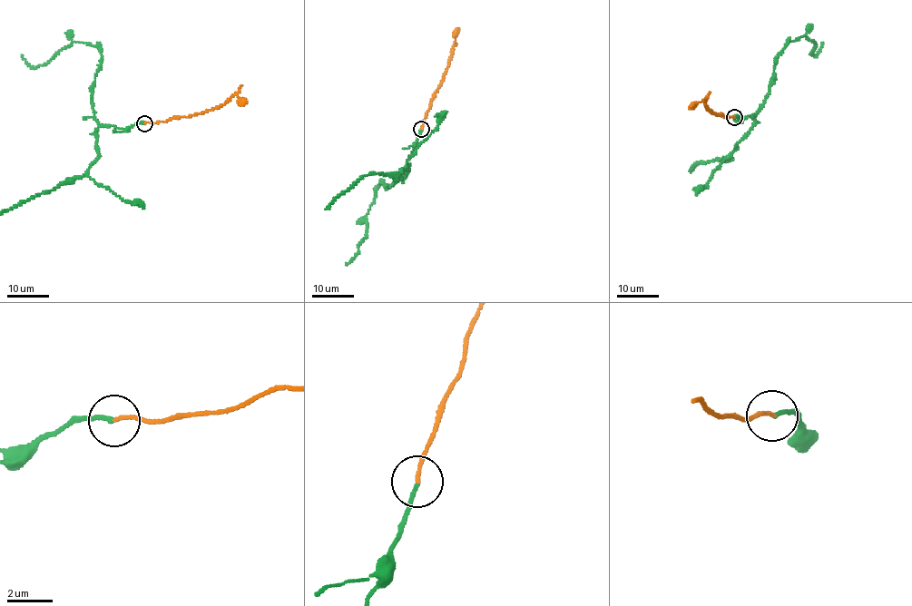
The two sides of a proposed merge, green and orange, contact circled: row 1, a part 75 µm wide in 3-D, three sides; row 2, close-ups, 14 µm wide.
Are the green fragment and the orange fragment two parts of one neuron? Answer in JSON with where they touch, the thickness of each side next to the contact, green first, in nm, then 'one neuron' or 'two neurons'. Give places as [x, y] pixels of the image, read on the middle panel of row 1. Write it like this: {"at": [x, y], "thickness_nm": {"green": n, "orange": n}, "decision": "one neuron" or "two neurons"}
{"at": [421, 129], "thickness_nm": {"green": 170, "orange": 150}, "decision": "one neuron"}

